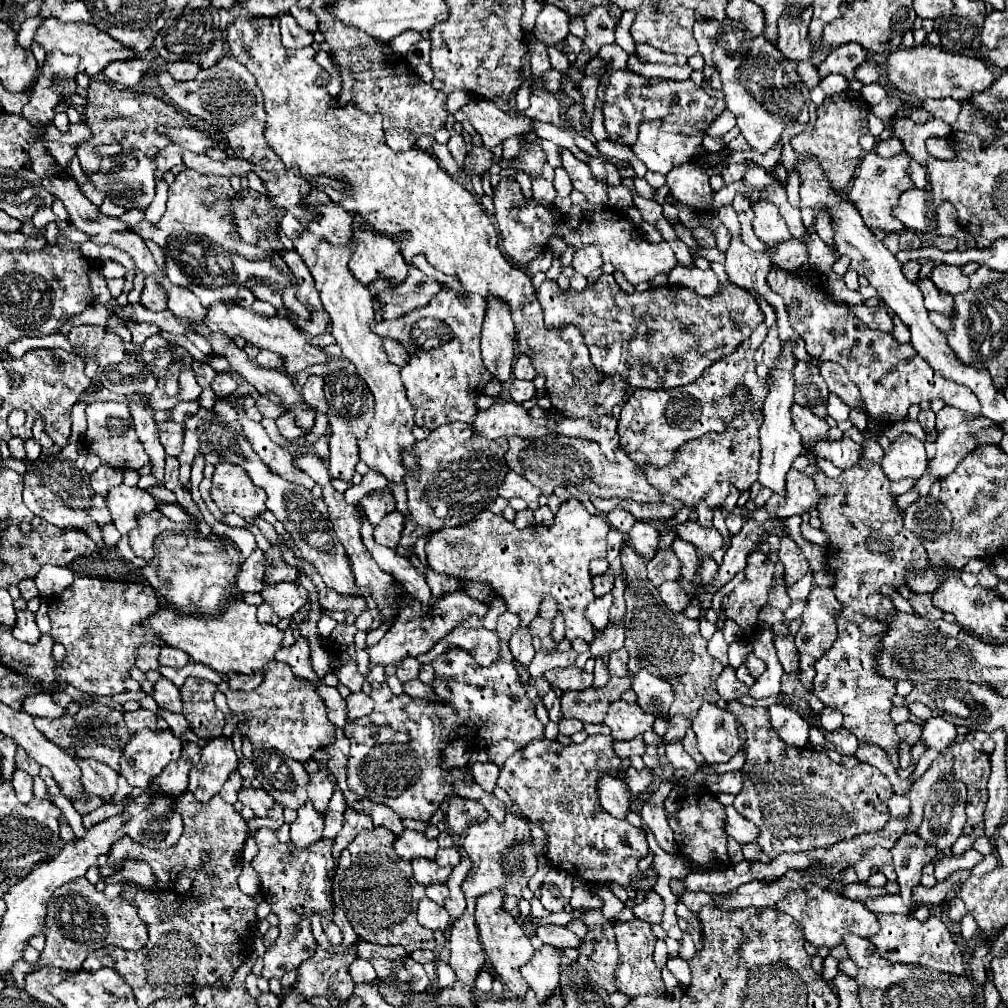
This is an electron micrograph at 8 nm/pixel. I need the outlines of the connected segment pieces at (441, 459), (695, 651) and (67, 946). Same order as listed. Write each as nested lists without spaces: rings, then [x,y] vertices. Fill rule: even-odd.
[[[461,421],[433,429],[427,439],[417,441],[409,453],[403,453],[403,467],[421,471],[421,475],[417,479],[405,479],[411,519],[405,519],[397,553],[411,559],[411,549],[421,535],[429,535],[443,527],[467,525],[467,521],[473,521],[485,511],[495,501],[499,485],[509,473],[505,453],[507,439],[485,439],[475,435],[467,423]]]
[[[631,547],[621,551],[623,571],[625,571],[625,601],[627,601],[627,615],[625,615],[625,649],[629,651],[629,673],[639,669],[649,669],[657,677],[669,681],[675,689],[673,701],[673,715],[697,715],[703,703],[717,703],[717,677],[721,675],[723,667],[717,659],[707,653],[707,641],[699,633],[699,621],[691,621],[685,613],[671,613],[667,605],[663,605],[659,597],[659,589],[647,579],[645,559],[639,557]]]
[[[85,877],[75,879],[67,885],[55,889],[55,897],[47,903],[47,921],[45,921],[45,949],[39,955],[37,963],[17,961],[11,969],[13,985],[24,989],[25,975],[37,971],[41,967],[59,967],[63,971],[79,971],[89,953],[115,945],[129,951],[139,951],[149,937],[147,925],[139,919],[135,905],[129,905],[121,895],[115,899],[107,899],[105,893],[97,891]]]

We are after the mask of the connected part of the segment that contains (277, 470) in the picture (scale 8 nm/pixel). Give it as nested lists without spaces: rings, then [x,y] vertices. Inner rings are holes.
[[[241,417],[241,427],[251,443],[251,447],[255,449],[255,453],[261,457],[261,461],[269,467],[271,473],[279,475],[281,479],[287,479],[295,485],[303,485],[307,489],[311,489],[315,483],[311,481],[311,477],[307,477],[303,471],[299,471],[295,465],[293,465],[293,457],[283,449],[279,447],[277,443],[273,443],[263,425],[257,423],[257,421],[249,421],[247,417]]]

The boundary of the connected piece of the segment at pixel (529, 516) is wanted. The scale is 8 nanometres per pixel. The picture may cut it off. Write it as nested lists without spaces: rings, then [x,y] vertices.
[[[531,509],[519,511],[519,513],[515,515],[515,521],[513,521],[513,525],[515,525],[517,529],[525,529],[525,527],[529,527],[529,525],[535,525],[535,519],[533,519],[533,511],[531,511]]]

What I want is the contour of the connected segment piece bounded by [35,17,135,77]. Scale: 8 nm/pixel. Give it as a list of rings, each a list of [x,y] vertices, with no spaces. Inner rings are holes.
[[[45,19],[43,25],[39,27],[37,35],[35,35],[35,41],[39,45],[43,45],[43,49],[47,53],[51,53],[53,49],[61,49],[63,53],[71,55],[79,55],[81,57],[81,63],[79,63],[79,73],[85,73],[89,77],[95,77],[99,75],[111,61],[127,61],[131,57],[135,57],[135,51],[125,47],[123,43],[119,43],[117,39],[113,39],[109,33],[105,31],[99,31],[93,23],[83,23],[83,21],[59,21],[59,19]]]

